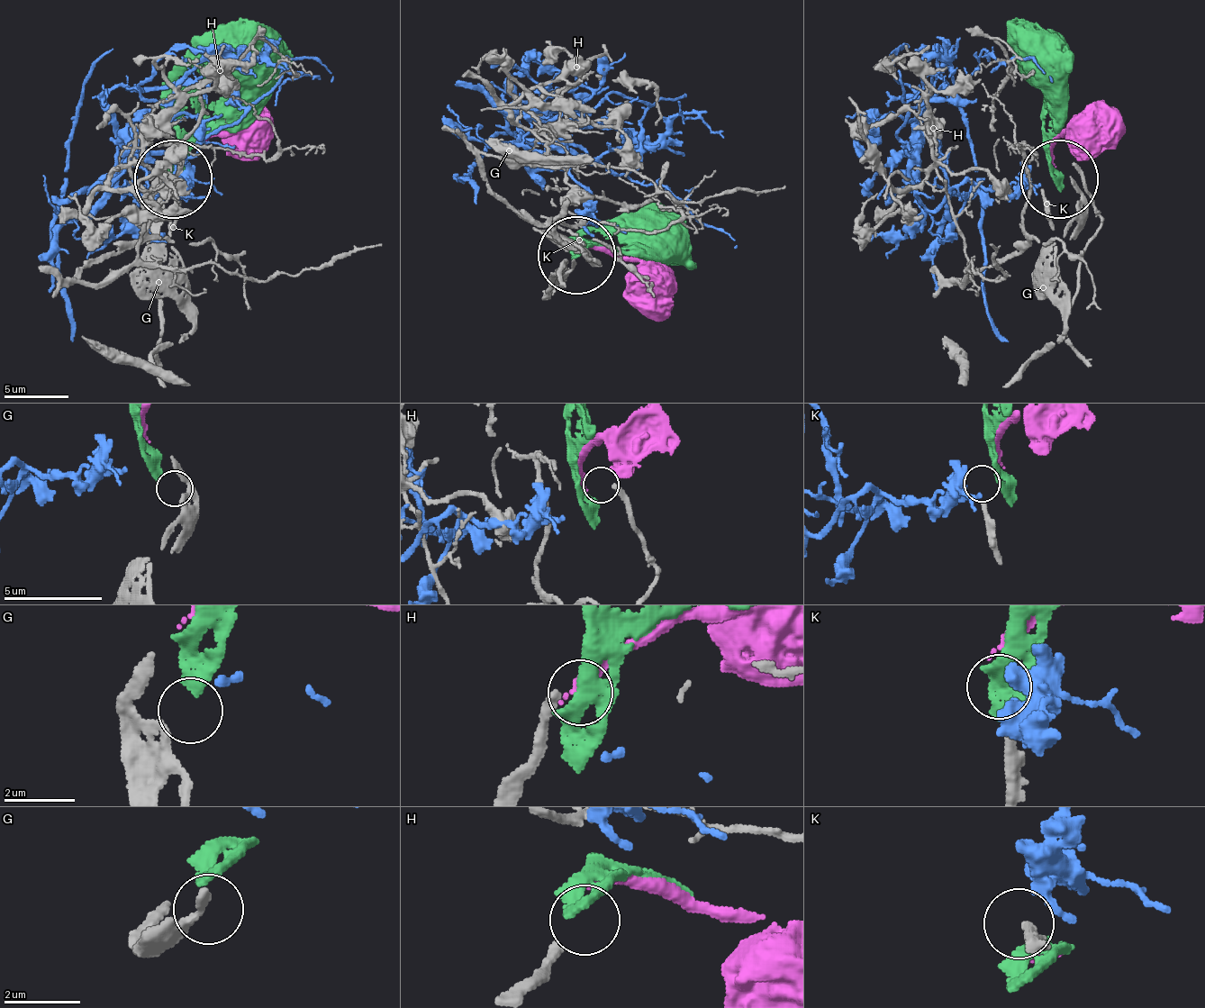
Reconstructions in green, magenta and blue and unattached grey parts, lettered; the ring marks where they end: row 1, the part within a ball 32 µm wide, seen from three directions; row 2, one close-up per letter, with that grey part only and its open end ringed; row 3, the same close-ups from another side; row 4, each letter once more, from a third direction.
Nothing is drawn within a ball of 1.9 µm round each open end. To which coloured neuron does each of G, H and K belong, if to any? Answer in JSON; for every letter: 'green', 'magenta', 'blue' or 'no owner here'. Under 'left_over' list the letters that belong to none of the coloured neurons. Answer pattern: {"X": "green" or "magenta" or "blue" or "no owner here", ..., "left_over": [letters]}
{"G": "green", "H": "no owner here", "K": "no owner here", "left_over": ["H", "K"]}

